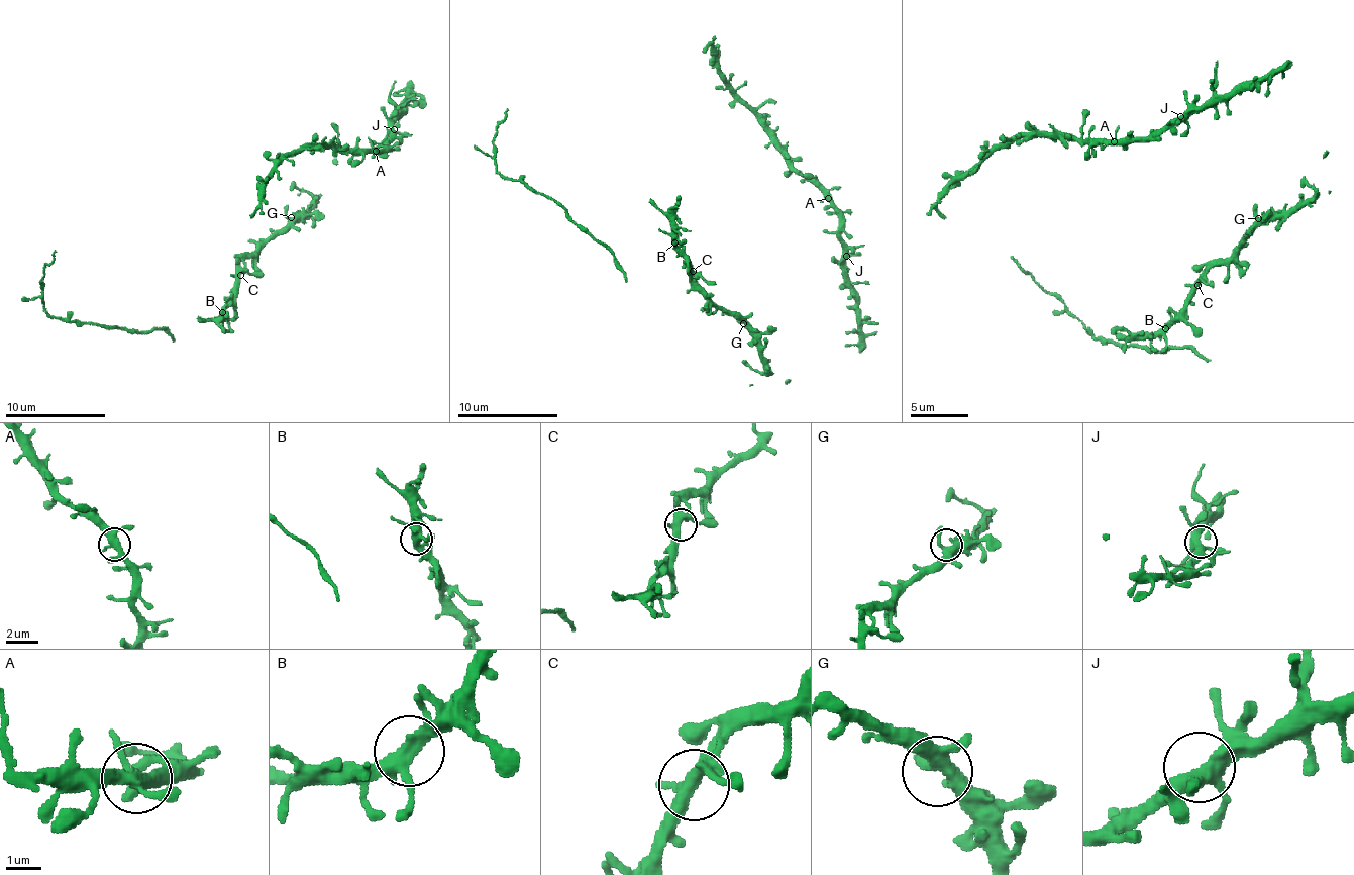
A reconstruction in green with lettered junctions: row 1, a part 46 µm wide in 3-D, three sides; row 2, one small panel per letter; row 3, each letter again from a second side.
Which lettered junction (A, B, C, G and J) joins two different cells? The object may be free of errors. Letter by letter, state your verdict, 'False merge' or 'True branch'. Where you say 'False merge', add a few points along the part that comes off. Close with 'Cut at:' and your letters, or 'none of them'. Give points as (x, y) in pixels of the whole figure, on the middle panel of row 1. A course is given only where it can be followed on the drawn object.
A: True branch
B: True branch
C: True branch
G: True branch
J: True branch
Cut at: none of them

